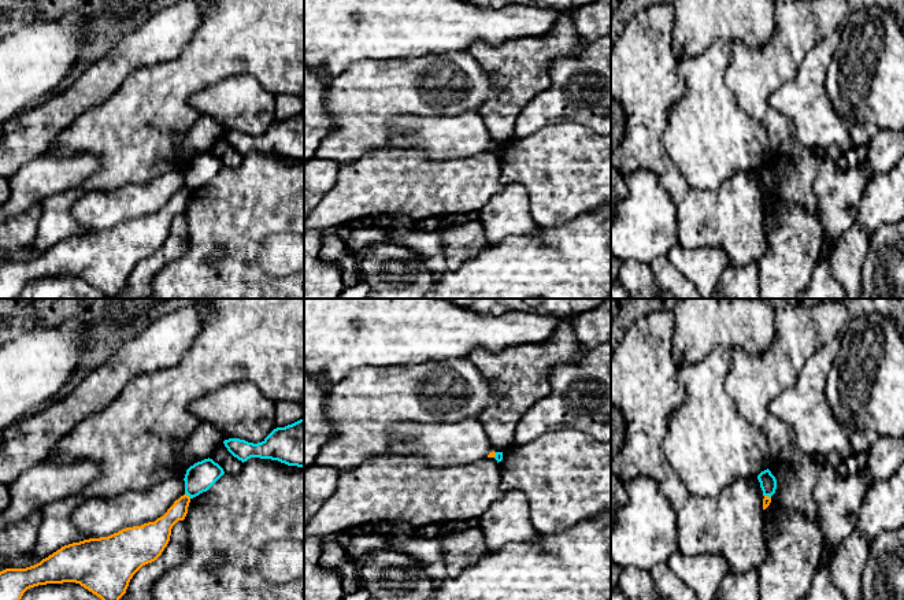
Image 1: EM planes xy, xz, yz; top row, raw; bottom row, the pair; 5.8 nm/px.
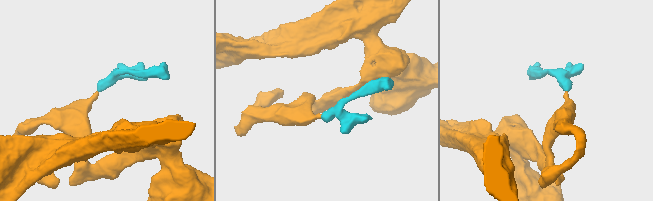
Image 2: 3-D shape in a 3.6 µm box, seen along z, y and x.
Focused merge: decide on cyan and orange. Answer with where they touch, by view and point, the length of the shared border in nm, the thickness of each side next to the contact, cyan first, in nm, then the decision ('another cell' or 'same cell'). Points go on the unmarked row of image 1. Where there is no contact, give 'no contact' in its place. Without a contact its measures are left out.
contact xy (188, 188); length 50 nm; calibres 170 and 110 nm; another cell

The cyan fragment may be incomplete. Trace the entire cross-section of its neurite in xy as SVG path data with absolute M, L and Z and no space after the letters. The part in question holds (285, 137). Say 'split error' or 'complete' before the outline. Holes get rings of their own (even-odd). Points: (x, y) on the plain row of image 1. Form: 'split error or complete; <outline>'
complete; M304 111L285 121L274 122L258 137L240 132L229 132L223 137L242 156L251 151L260 151L304 160Z

